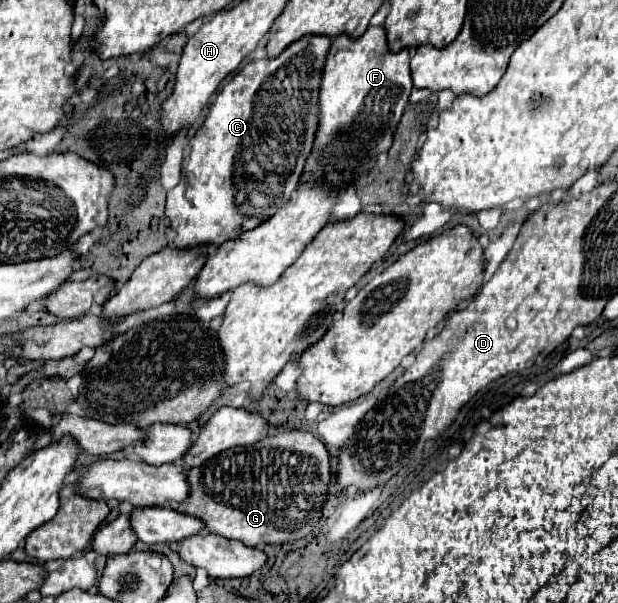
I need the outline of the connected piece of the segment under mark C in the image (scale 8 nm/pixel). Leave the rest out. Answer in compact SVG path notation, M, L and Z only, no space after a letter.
M301 38L301 42L297 42L297 46L289 46L289 50L283 50L273 60L263 58L253 64L245 64L239 70L239 74L235 74L235 78L229 80L223 86L223 90L215 96L213 106L209 106L209 118L205 118L205 122L201 124L201 130L197 130L197 134L191 138L191 144L187 144L187 148L183 150L183 162L181 162L183 178L181 178L181 182L167 192L165 216L169 220L169 228L175 232L175 238L171 244L173 248L185 250L185 248L205 246L205 244L219 246L227 240L235 240L245 230L253 230L261 222L269 220L281 206L285 206L291 200L291 194L297 188L297 182L301 176L301 166L303 166L305 158L309 156L309 150L313 148L313 132L317 130L317 88L321 84L321 64L325 64L325 54L327 54L329 46L331 46L329 38Z

